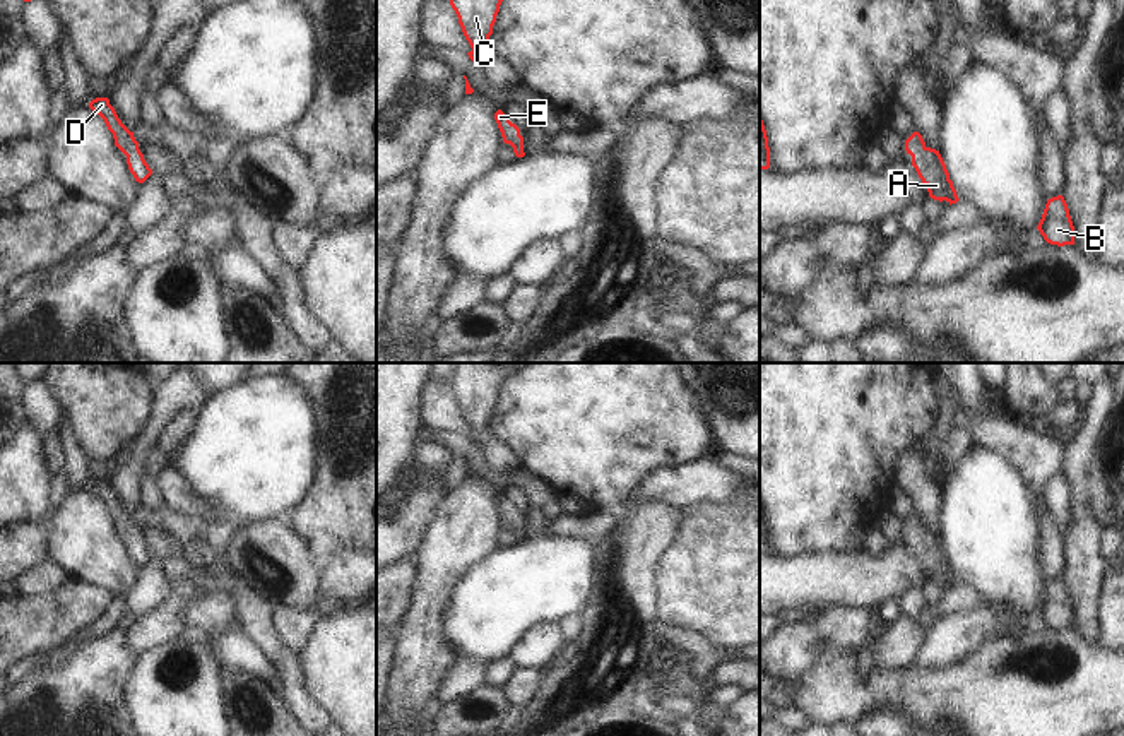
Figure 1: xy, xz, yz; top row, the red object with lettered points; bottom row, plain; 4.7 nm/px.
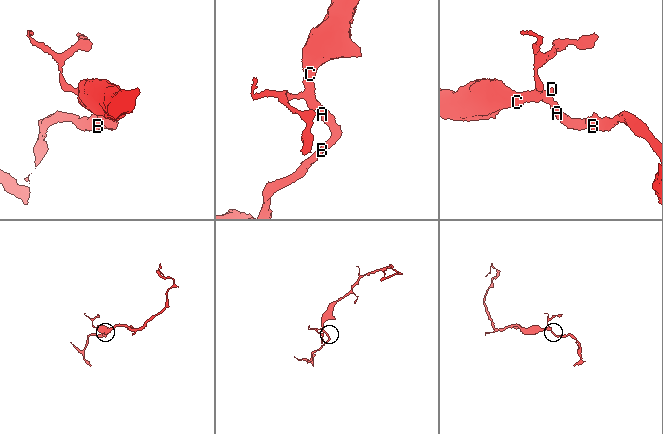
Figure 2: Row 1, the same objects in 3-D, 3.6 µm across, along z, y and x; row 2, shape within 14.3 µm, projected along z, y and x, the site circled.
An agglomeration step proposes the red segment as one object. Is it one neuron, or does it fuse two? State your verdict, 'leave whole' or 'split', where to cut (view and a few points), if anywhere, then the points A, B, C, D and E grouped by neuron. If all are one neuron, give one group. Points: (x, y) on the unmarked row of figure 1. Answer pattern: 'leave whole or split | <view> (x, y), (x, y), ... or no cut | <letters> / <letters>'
leave whole | no cut | A B C D E

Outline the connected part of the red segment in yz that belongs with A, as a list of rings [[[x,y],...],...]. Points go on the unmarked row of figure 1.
[[[919,515],[905,524],[905,534],[931,582],[946,584],[949,589],[960,584],[939,534],[927,531]]]

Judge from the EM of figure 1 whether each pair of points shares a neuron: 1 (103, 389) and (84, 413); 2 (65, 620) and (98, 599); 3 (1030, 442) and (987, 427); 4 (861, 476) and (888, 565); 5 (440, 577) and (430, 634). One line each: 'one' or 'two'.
1: one
2: one
3: one
4: two
5: one

